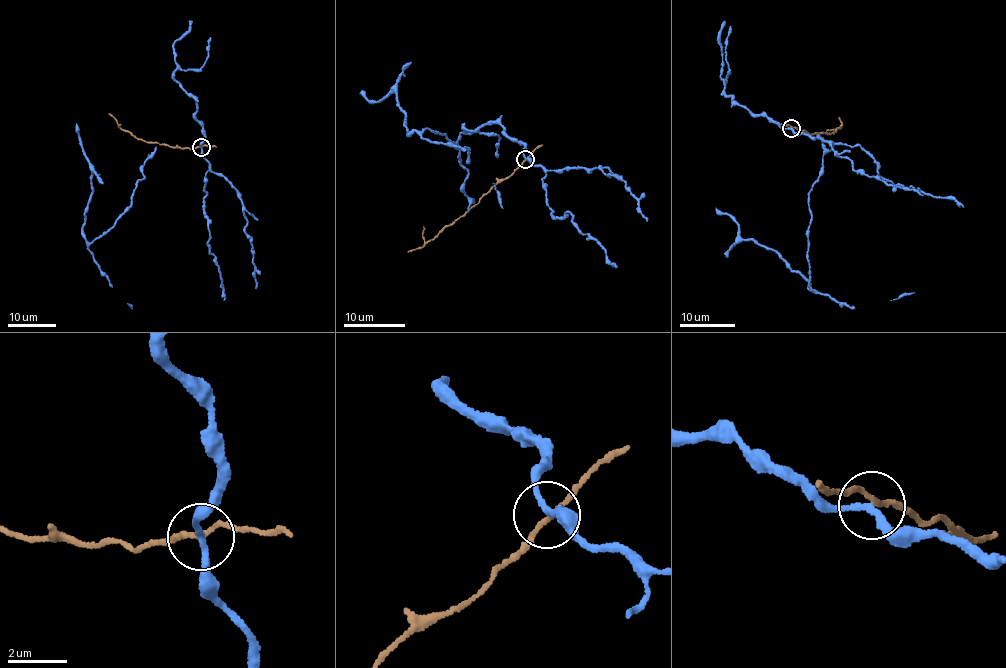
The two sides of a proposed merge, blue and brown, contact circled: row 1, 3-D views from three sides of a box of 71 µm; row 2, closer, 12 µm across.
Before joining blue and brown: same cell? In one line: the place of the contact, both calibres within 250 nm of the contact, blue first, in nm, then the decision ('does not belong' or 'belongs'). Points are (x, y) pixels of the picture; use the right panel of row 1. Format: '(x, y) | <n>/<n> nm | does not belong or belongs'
(791, 128) | 200/150 nm | does not belong

